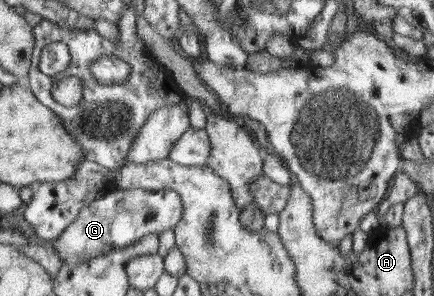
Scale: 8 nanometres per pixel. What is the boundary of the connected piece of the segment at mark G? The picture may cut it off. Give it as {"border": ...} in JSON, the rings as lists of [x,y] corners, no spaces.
{"border":[[[170,188],[160,190],[114,189],[80,208],[78,215],[57,237],[55,248],[62,264],[84,264],[88,260],[136,243],[141,237],[174,229],[183,217],[182,197]]]}

